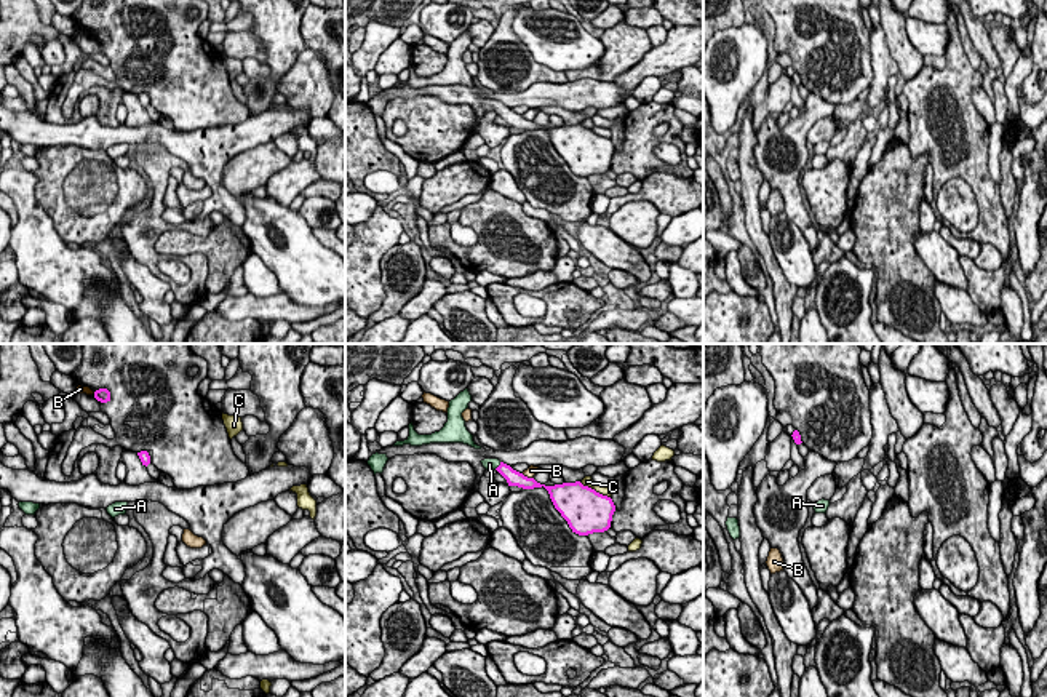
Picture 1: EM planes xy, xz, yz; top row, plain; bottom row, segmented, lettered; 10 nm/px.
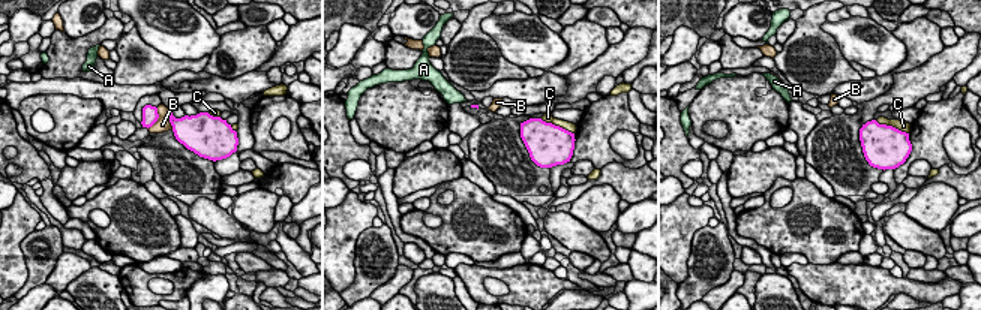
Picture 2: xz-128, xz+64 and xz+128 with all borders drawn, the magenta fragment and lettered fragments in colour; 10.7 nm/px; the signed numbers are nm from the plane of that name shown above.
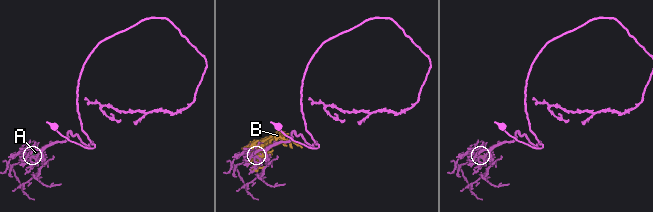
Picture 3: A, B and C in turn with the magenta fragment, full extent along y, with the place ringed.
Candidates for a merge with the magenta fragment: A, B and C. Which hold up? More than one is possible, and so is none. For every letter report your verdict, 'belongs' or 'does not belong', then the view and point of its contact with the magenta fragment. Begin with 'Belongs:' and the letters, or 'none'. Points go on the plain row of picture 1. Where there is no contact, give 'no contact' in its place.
Belongs: A
A: belongs | xz (499, 107)
B: does not belong | xz (526, 119)
C: does not belong | xz (593, 131)

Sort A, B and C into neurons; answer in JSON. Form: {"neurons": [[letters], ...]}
{"neurons": [["A"], ["B"], ["C"]]}

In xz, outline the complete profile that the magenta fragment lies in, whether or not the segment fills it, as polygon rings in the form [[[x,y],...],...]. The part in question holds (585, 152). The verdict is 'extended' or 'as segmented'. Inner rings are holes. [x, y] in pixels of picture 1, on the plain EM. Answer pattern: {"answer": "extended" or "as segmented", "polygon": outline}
{"answer": "extended", "polygon": [[[499,101],[481,102],[483,109],[489,114],[497,112],[508,125],[523,131],[545,129],[555,150],[567,163],[572,174],[588,177],[593,174],[604,174],[611,169],[615,147],[611,139],[583,128],[580,123],[545,128],[534,120],[513,112],[510,107]]]}

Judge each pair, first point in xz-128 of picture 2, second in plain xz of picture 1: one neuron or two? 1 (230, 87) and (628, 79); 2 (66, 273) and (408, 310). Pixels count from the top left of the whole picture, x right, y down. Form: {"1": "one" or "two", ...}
{"1": "two", "2": "one"}

